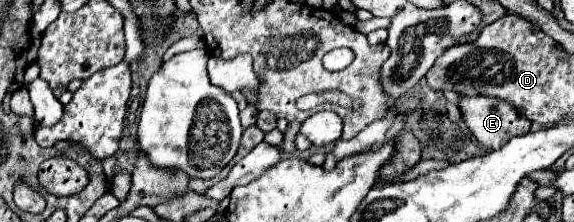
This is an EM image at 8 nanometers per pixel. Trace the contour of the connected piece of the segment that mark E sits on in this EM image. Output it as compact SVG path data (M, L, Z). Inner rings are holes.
M462 96L460 110L472 136L488 150L500 148L506 140L510 140L510 136L522 136L530 132L532 126L530 120L514 112L512 104L500 100L486 100L484 96Z

